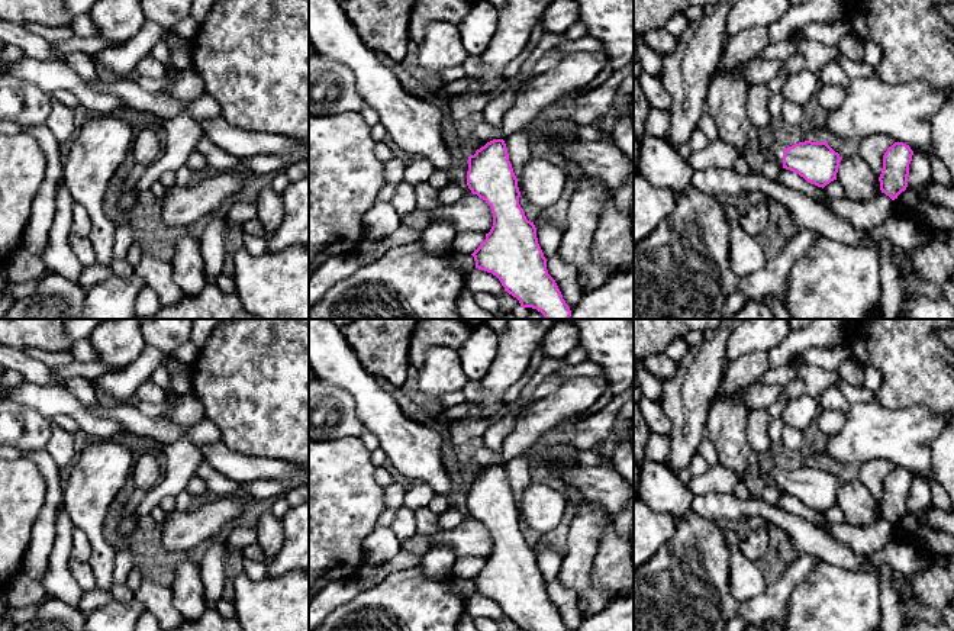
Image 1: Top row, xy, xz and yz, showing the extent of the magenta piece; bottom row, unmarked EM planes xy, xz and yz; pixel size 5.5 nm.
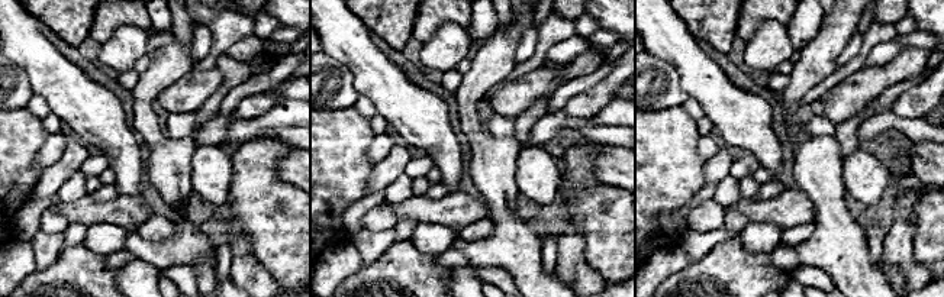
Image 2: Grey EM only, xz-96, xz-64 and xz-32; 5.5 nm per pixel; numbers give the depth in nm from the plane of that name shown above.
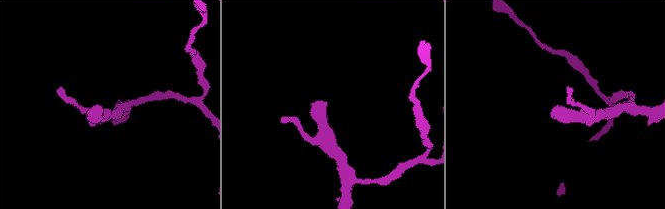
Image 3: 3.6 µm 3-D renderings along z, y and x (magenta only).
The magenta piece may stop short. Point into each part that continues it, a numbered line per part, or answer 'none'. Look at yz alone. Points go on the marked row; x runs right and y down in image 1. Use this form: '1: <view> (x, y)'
1: yz (774, 151)

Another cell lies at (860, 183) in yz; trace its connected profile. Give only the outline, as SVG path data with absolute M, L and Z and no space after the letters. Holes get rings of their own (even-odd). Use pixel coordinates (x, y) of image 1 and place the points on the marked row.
M860 154L841 160L837 180L842 184L845 197L855 202L870 200L882 191L879 177Z

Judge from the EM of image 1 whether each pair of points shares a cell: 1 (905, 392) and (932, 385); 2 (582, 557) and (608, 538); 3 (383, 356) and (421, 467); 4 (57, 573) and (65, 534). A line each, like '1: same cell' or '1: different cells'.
1: same cell
2: different cells
3: different cells
4: same cell

